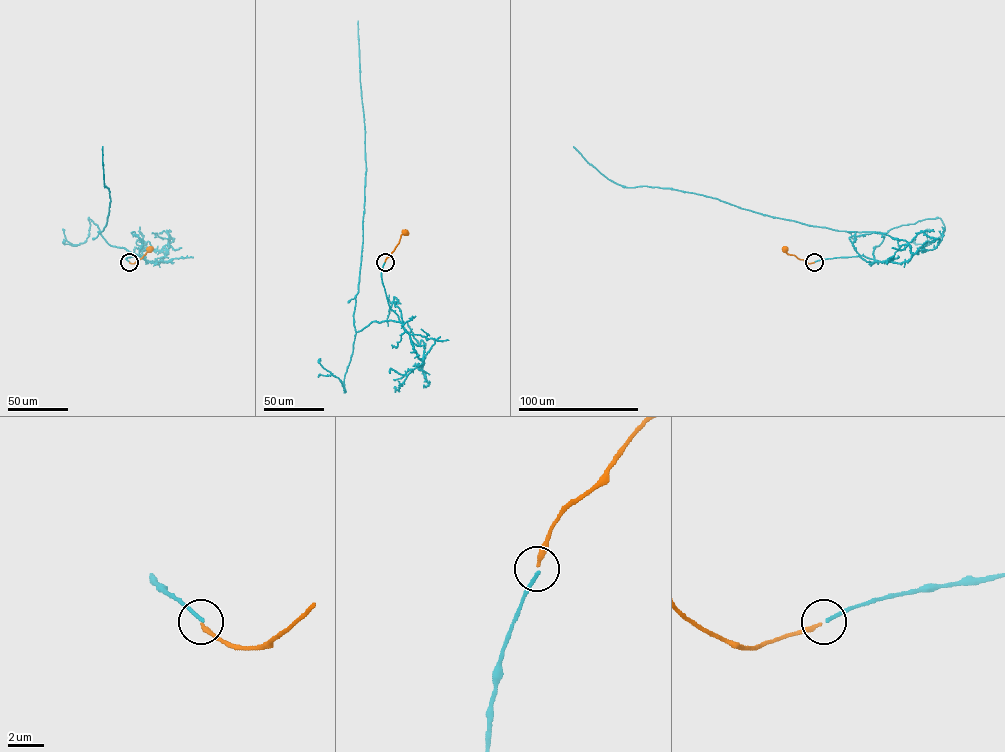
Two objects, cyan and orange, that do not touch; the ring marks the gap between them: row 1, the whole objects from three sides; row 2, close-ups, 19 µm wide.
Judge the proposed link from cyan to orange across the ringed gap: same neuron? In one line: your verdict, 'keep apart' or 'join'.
keep apart

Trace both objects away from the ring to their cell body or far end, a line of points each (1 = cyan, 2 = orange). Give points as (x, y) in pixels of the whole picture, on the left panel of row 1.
1: (129, 262), (126, 258), (134, 256), (143, 259), (112, 246), (98, 232), (105, 225), (111, 201), (102, 146)
2: (129, 262), (133, 264), (150, 249)

